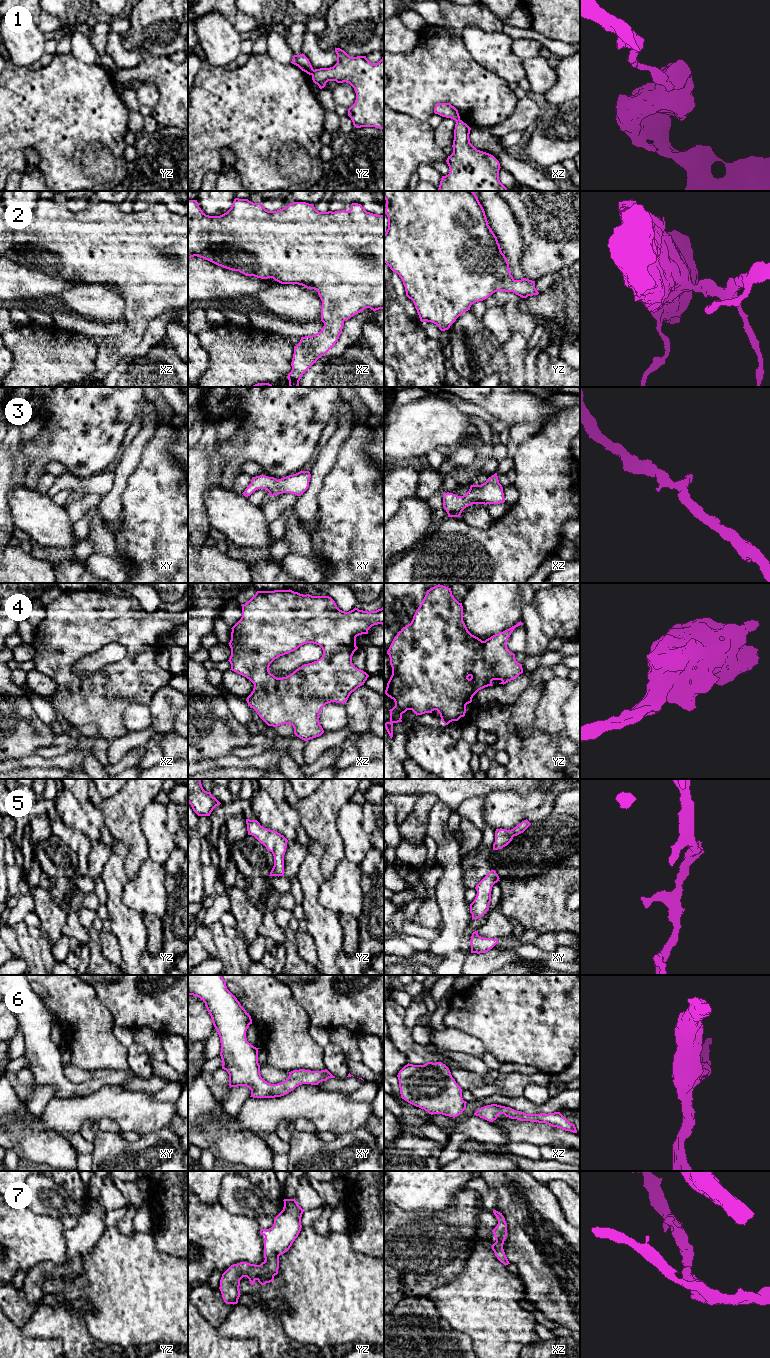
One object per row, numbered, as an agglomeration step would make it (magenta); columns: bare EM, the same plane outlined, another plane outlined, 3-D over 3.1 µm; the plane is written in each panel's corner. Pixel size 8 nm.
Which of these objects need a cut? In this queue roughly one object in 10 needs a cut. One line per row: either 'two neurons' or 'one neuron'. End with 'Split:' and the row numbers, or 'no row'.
1: two neurons
2: one neuron
3: one neuron
4: one neuron
5: one neuron
6: one neuron
7: one neuron
Split: 1

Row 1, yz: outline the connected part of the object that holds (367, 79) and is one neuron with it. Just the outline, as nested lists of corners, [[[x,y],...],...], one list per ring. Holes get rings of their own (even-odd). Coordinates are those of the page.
[[[335,48],[337,63],[330,68],[313,70],[312,80],[324,88],[328,81],[349,83],[355,90],[355,103],[348,109],[354,127],[377,127],[384,130],[384,57],[378,63],[371,63],[366,56],[350,57],[344,50]]]

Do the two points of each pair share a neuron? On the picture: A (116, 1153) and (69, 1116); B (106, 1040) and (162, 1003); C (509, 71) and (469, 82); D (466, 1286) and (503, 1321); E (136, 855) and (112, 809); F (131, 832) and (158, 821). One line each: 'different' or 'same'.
A: different
B: different
C: different
D: same
E: same
F: different

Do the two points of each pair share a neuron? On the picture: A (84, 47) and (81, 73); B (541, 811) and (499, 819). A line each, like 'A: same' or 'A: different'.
A: different
B: different

